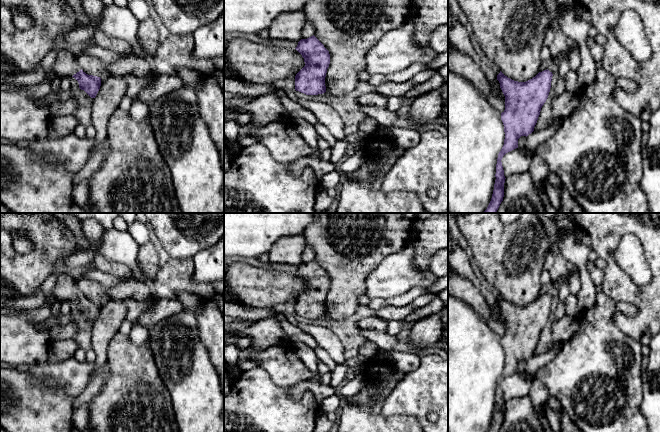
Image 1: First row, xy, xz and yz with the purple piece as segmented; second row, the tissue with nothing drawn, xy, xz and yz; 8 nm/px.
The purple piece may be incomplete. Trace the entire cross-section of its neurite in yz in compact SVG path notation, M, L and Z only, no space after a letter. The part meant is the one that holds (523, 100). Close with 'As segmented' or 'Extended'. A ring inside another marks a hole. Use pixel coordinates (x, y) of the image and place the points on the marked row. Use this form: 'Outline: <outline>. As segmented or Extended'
Outline: M576 43L553 58L547 70L539 72L526 82L514 81L501 71L497 75L505 96L505 110L501 113L505 139L497 158L492 198L484 213L496 213L503 201L506 178L501 160L506 153L518 148L518 139L521 136L527 137L534 131L541 108L550 92L552 76L558 72L560 61L568 58L572 51L579 51Z. Extended

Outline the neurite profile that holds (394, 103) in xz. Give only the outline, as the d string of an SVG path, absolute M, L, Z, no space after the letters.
M392 95L387 98L387 105L385 108L390 111L400 112L403 106L403 100L404 100L404 97L397 97Z

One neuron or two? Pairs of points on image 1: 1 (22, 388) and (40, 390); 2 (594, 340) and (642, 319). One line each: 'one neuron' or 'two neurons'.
1: one neuron
2: two neurons

